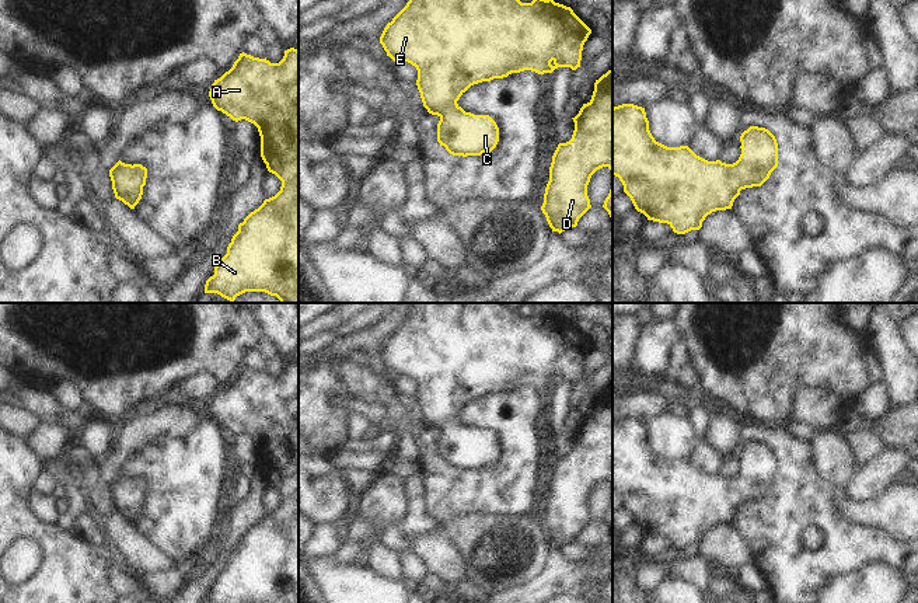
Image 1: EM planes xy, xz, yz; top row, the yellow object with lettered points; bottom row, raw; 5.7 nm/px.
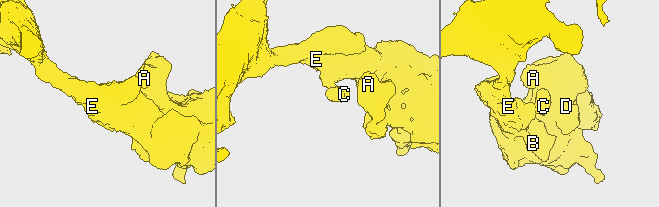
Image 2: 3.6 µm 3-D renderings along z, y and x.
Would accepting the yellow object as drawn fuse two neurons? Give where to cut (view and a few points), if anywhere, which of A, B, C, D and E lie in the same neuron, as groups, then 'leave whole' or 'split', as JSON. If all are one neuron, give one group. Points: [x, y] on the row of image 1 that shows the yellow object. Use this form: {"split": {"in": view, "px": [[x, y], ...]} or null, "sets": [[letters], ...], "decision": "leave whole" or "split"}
{"split": null, "sets": [["A", "B", "C", "D", "E"]], "decision": "leave whole"}

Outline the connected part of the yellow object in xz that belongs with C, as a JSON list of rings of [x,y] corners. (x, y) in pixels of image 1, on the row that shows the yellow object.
[[[409,0],[384,28],[380,43],[394,62],[408,62],[418,70],[416,86],[423,107],[440,118],[437,142],[453,156],[491,153],[499,142],[499,128],[489,115],[465,112],[457,101],[474,84],[503,79],[512,73],[531,70],[552,73],[558,67],[580,67],[583,45],[591,29],[570,7],[554,0]]]

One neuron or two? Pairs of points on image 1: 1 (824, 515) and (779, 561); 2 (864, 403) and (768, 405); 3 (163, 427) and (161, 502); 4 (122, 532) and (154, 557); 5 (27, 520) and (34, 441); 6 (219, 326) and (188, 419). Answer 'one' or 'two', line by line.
1: one
2: two
3: two
4: one
5: two
6: two

